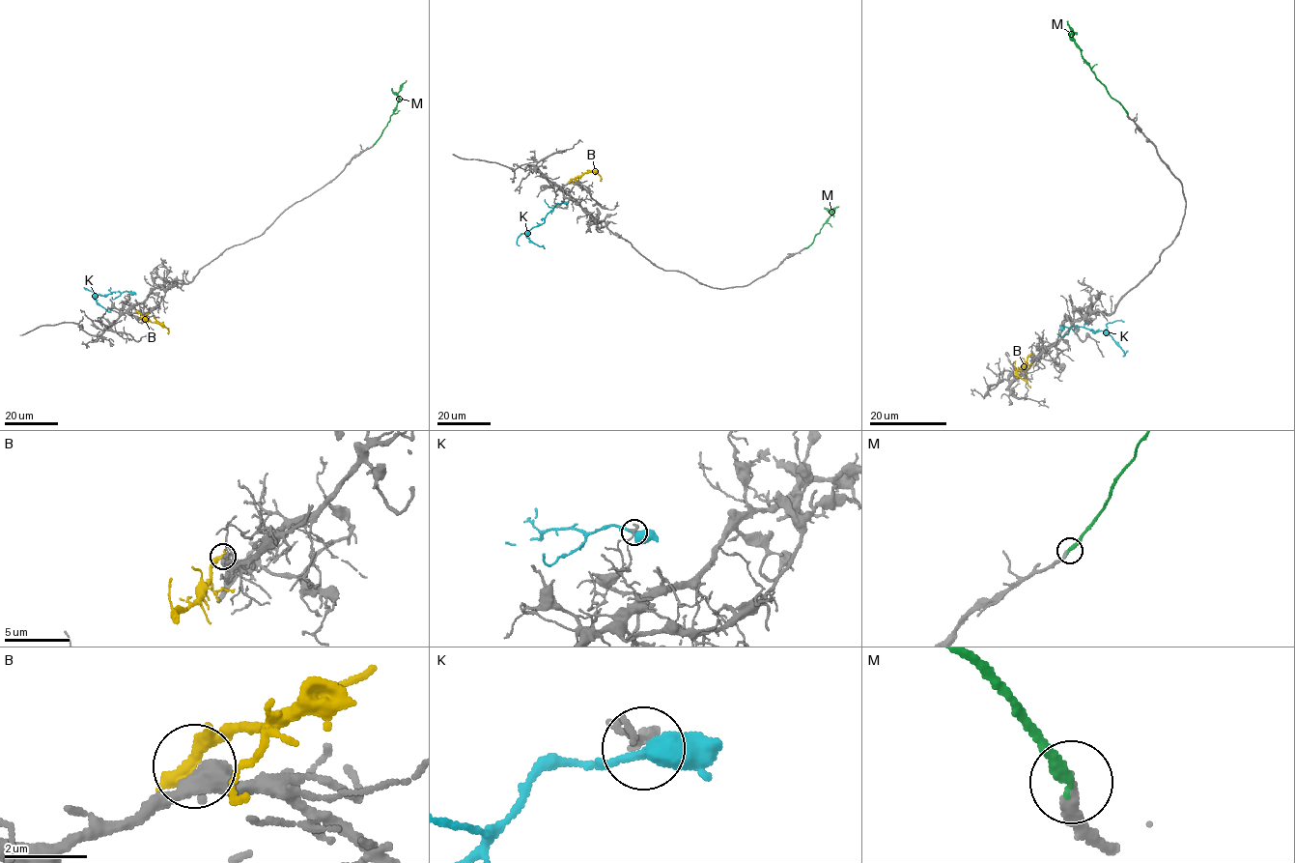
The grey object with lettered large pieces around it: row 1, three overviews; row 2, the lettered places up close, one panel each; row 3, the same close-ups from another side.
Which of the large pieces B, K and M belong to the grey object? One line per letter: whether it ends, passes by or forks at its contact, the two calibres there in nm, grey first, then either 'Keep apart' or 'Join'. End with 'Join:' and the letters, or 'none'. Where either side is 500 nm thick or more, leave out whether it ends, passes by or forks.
B: It ends there. Thickness 480 nm (grey) against 440 nm. Keep apart
K: It passes by. Thickness 220 nm (grey) against 420 nm. Keep apart
M: It ends there. Thickness 260 nm (grey) against 320 nm. Join
Join: M

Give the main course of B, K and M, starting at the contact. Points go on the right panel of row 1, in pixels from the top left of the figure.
B: (1030, 355), (1017, 372), (1030, 388)
K: (1061, 328), (1082, 327), (1095, 332), (1106, 331), (1124, 355), (1128, 351)
M: (1128, 113), (1111, 96), (1083, 58), (1067, 20)

